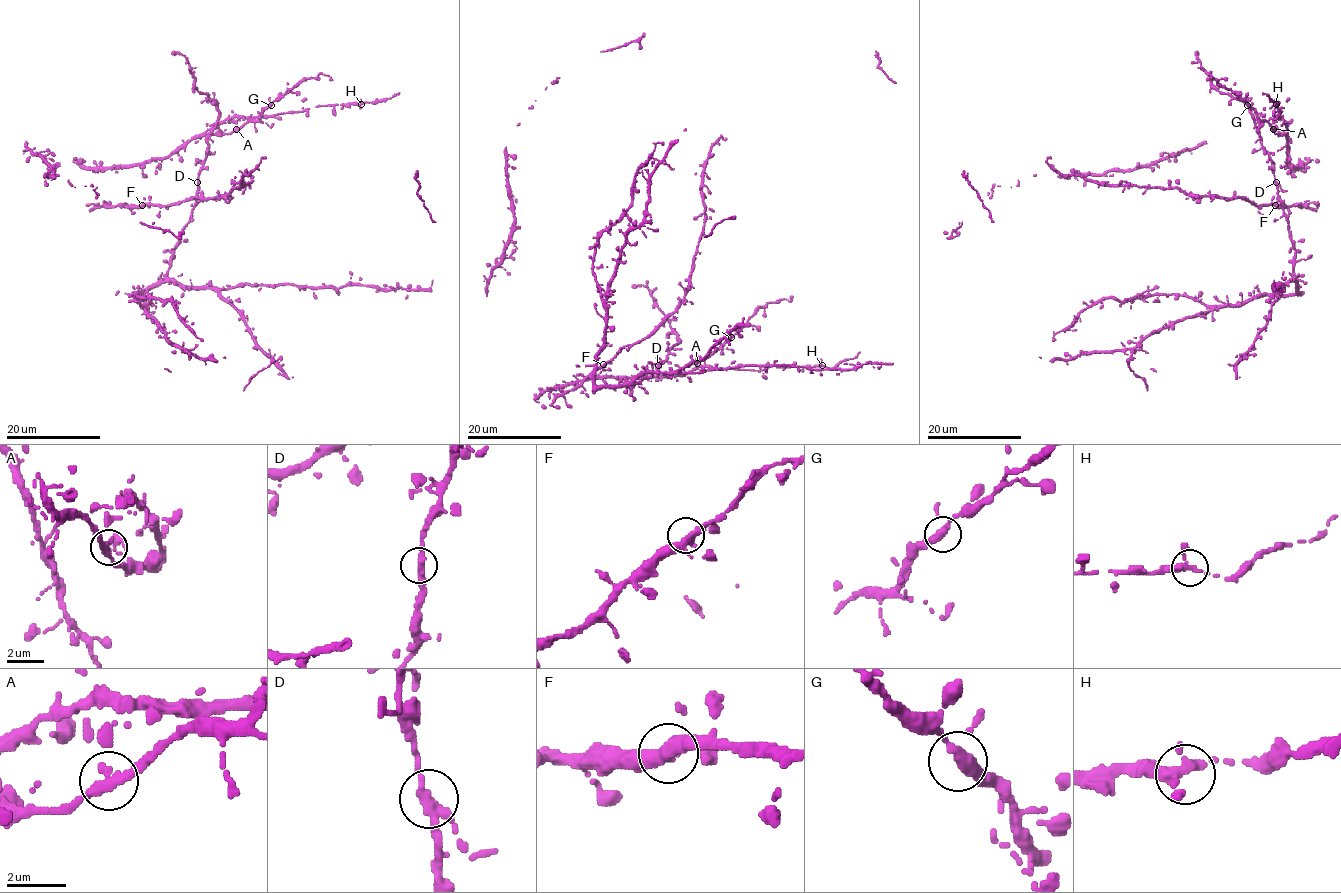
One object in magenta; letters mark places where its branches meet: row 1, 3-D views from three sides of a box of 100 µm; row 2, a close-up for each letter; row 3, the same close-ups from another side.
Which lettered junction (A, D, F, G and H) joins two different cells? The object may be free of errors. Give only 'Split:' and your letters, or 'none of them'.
Split: none of them

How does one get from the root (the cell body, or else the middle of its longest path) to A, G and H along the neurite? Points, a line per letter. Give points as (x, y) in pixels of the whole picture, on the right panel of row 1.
A: (1286, 145), (1286, 136), (1276, 134), (1273, 129)
G: (1286, 145), (1286, 136), (1276, 134), (1270, 124), (1262, 121), (1247, 105)
H: (1286, 145), (1285, 122), (1277, 117), (1282, 111), (1276, 104)

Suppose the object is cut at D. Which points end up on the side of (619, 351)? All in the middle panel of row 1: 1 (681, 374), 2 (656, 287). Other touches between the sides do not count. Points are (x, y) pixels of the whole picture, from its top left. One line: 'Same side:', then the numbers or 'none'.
Same side: 1

